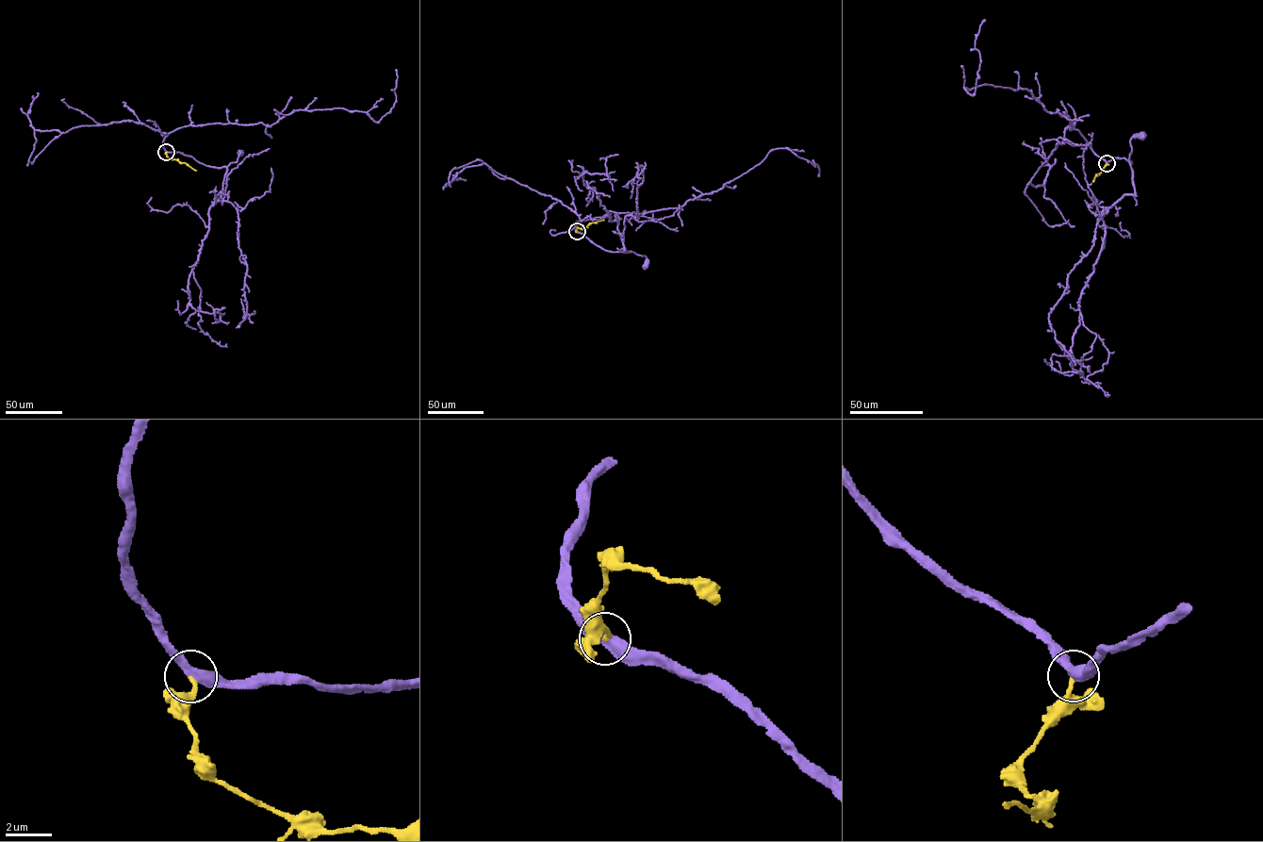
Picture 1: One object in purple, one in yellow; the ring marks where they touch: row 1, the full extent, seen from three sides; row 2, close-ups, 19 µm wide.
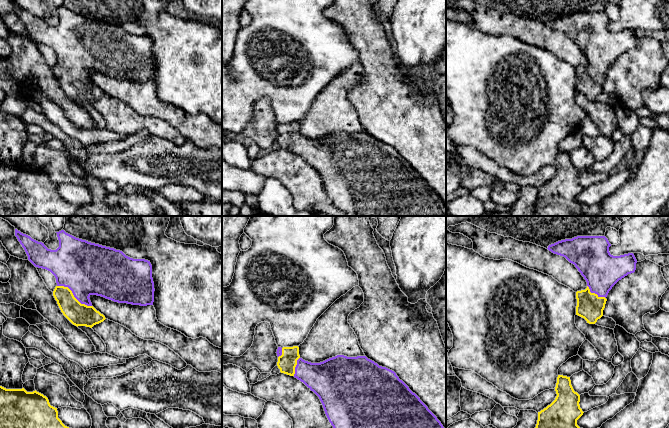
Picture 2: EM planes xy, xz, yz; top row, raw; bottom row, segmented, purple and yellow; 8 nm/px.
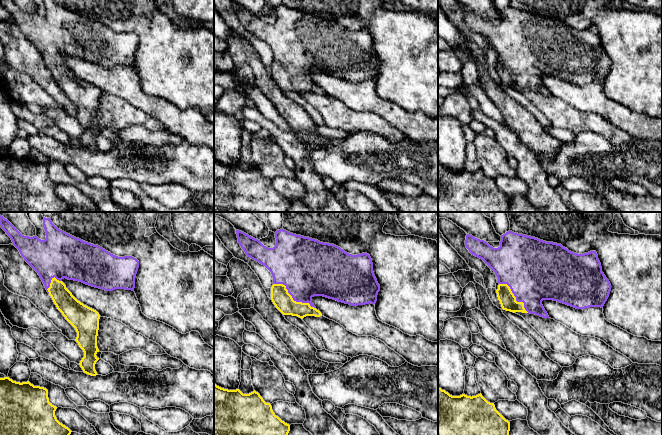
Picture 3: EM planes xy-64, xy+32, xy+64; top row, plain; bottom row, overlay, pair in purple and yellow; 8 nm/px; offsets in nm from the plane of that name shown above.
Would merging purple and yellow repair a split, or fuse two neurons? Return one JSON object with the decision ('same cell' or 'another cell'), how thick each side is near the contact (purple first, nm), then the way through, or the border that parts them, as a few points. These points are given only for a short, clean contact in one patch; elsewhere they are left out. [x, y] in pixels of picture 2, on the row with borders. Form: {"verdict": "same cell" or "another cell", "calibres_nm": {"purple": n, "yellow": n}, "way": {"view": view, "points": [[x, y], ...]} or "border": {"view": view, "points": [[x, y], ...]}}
{"verdict": "same cell", "calibres_nm": {"purple": 420, "yellow": 180}}

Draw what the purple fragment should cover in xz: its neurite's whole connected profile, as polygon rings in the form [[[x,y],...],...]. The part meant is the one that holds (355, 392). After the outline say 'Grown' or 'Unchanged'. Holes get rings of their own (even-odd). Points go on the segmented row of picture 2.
[[[278,347],[281,373],[303,382],[320,399],[333,428],[444,428],[396,373],[366,356],[337,355],[320,363],[303,360],[299,347]]]. Grown

